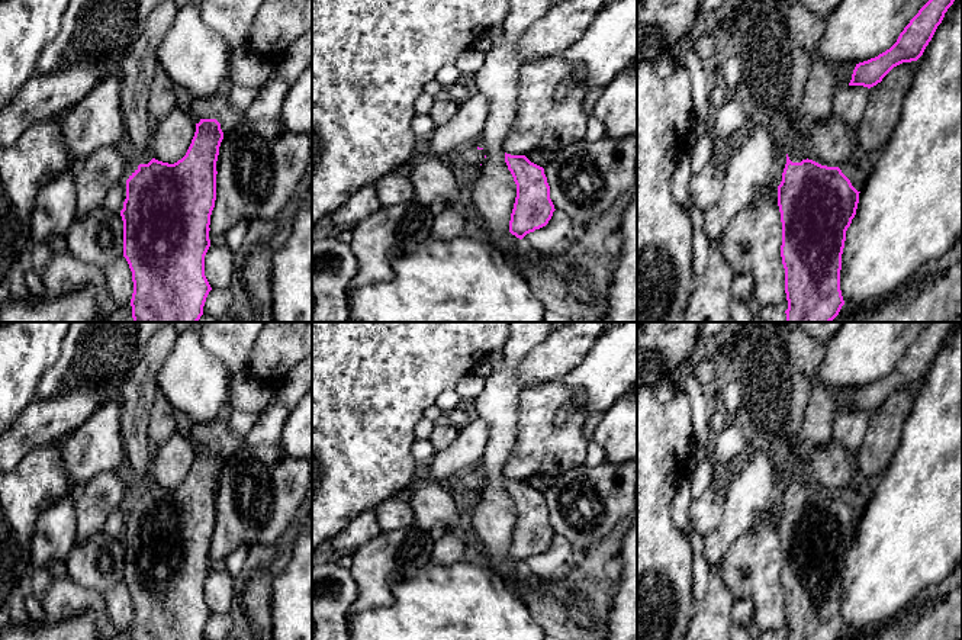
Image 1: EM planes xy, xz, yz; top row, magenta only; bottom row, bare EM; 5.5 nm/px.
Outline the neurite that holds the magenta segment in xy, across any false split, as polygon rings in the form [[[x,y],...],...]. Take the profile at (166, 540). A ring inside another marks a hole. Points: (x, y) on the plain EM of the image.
[[[165,322],[148,340],[142,357],[126,374],[120,396],[119,428],[126,461],[142,477],[141,489],[126,505],[123,582],[132,596],[132,640],[203,640],[212,615],[205,601],[205,580],[210,572],[209,550],[216,525],[216,486],[223,464],[216,444],[200,444],[186,480],[174,489],[155,485],[149,477],[152,451],[148,440],[149,414],[160,390],[157,376],[174,347],[174,322]]]

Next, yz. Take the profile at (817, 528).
[[[799,444],[788,448],[786,489],[778,511],[782,547],[781,582],[785,594],[786,640],[839,640],[844,630],[840,615],[842,579],[846,556],[856,540],[859,518],[839,492],[821,491],[807,482],[802,467],[807,451]]]

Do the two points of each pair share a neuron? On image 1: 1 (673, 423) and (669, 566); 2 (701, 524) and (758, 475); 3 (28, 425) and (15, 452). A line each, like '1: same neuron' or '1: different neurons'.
1: same neuron
2: different neurons
3: same neuron

